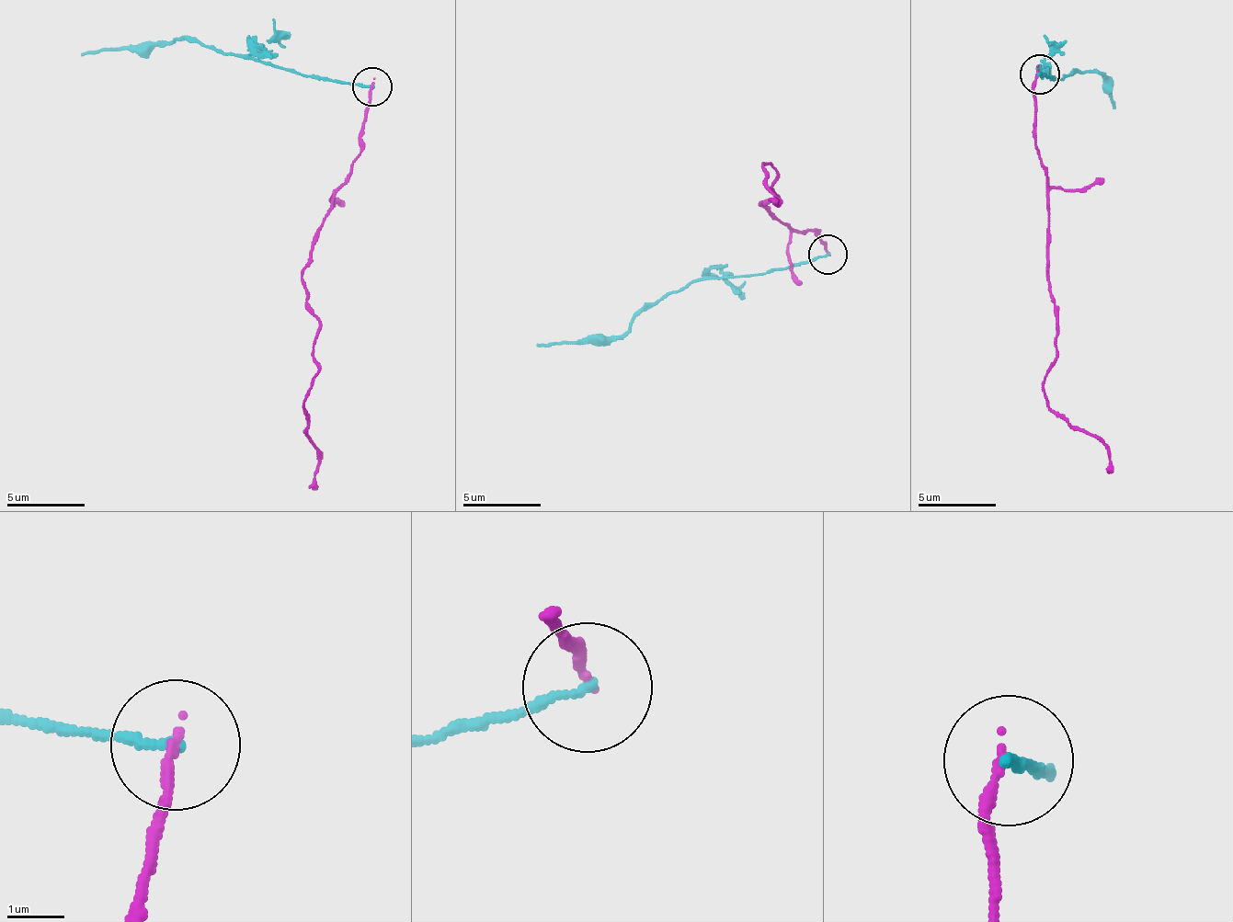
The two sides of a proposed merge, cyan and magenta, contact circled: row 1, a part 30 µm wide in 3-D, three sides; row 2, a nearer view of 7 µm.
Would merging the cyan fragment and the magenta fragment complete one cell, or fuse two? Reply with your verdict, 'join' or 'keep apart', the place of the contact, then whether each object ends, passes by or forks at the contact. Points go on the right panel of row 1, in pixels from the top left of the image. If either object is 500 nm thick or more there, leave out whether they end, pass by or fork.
keep apart | (1039, 73) | cyan ends | magenta ends

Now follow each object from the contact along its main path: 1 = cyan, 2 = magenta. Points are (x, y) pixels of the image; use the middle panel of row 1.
1: (828, 254), (770, 272), (699, 278), (640, 313), (620, 335), (538, 344)
2: (828, 254), (817, 227), (791, 226), (759, 206), (776, 199), (769, 162), (765, 190), (778, 202)

